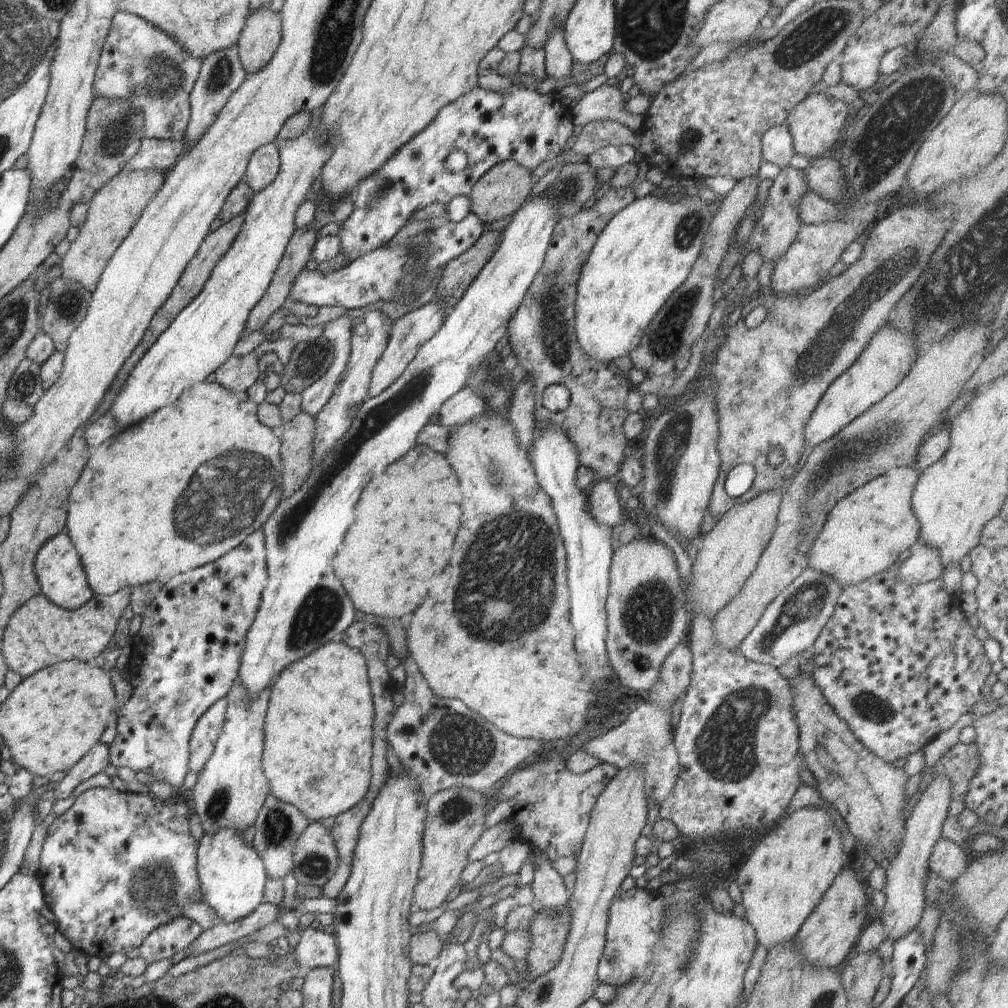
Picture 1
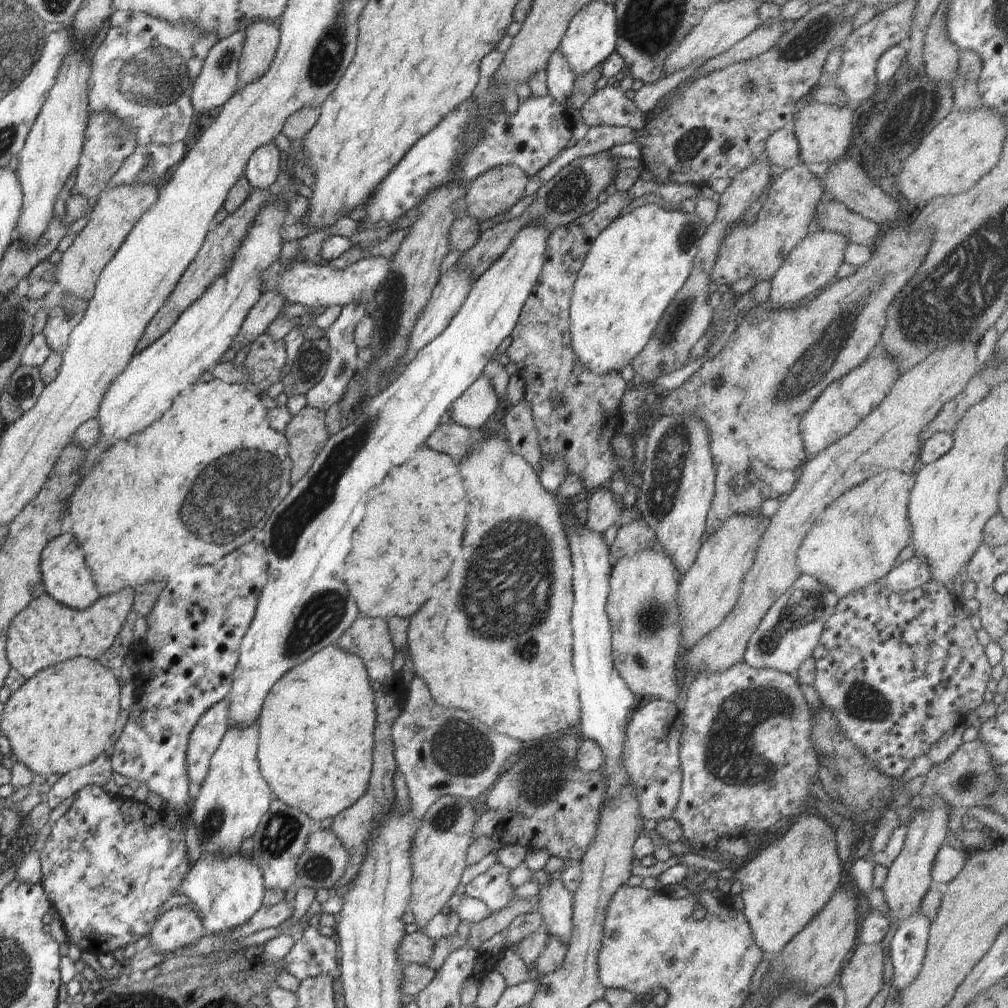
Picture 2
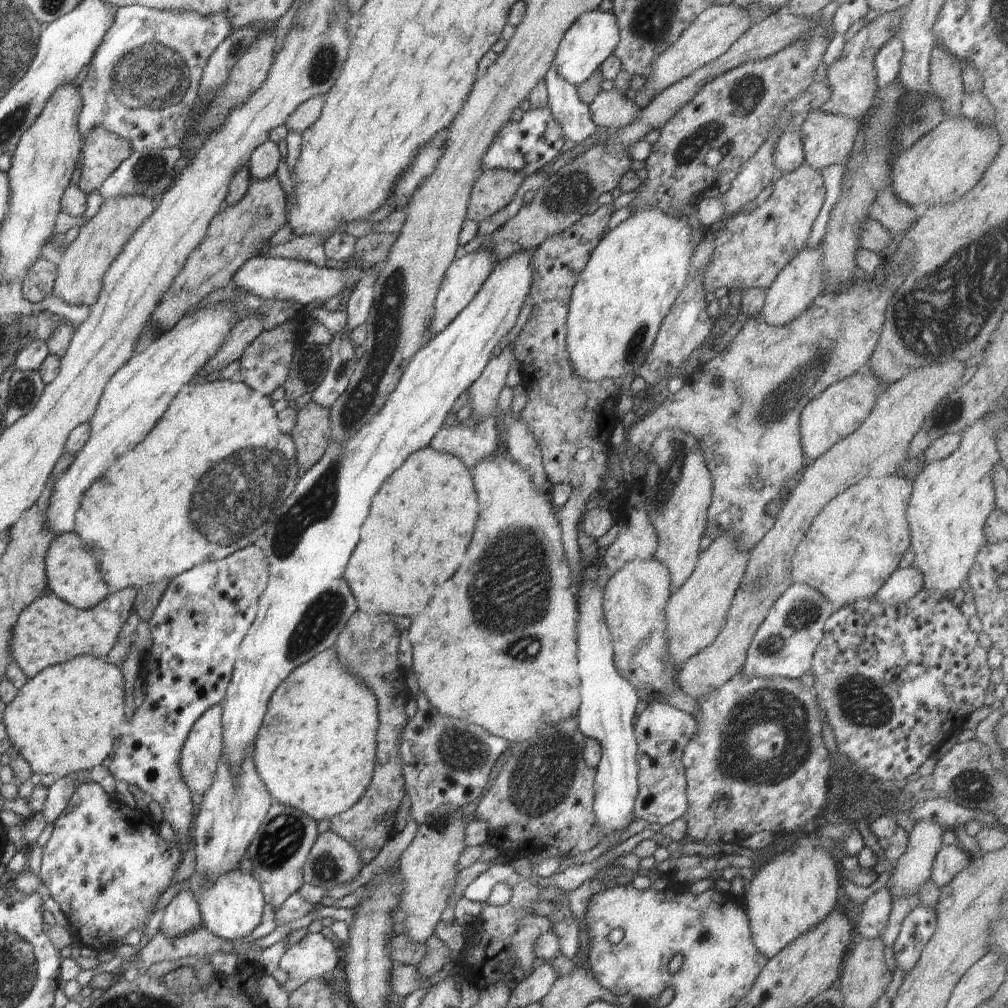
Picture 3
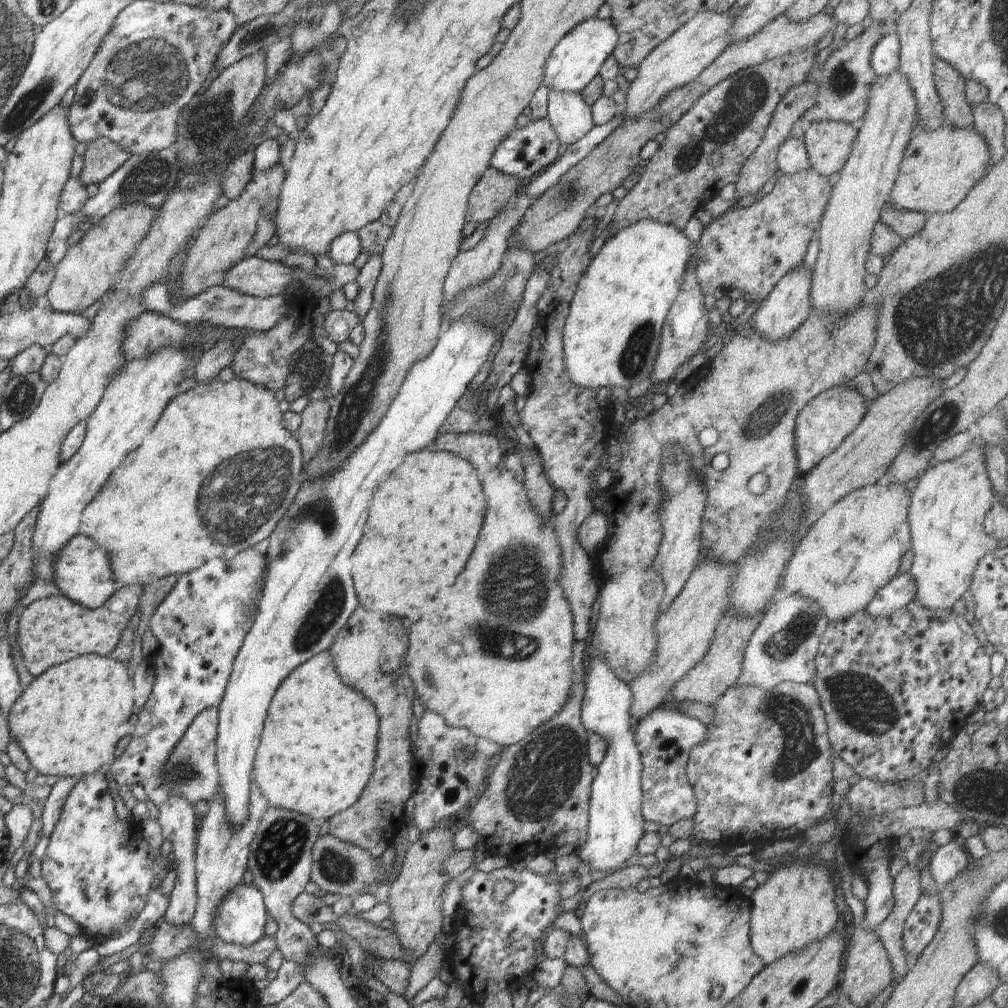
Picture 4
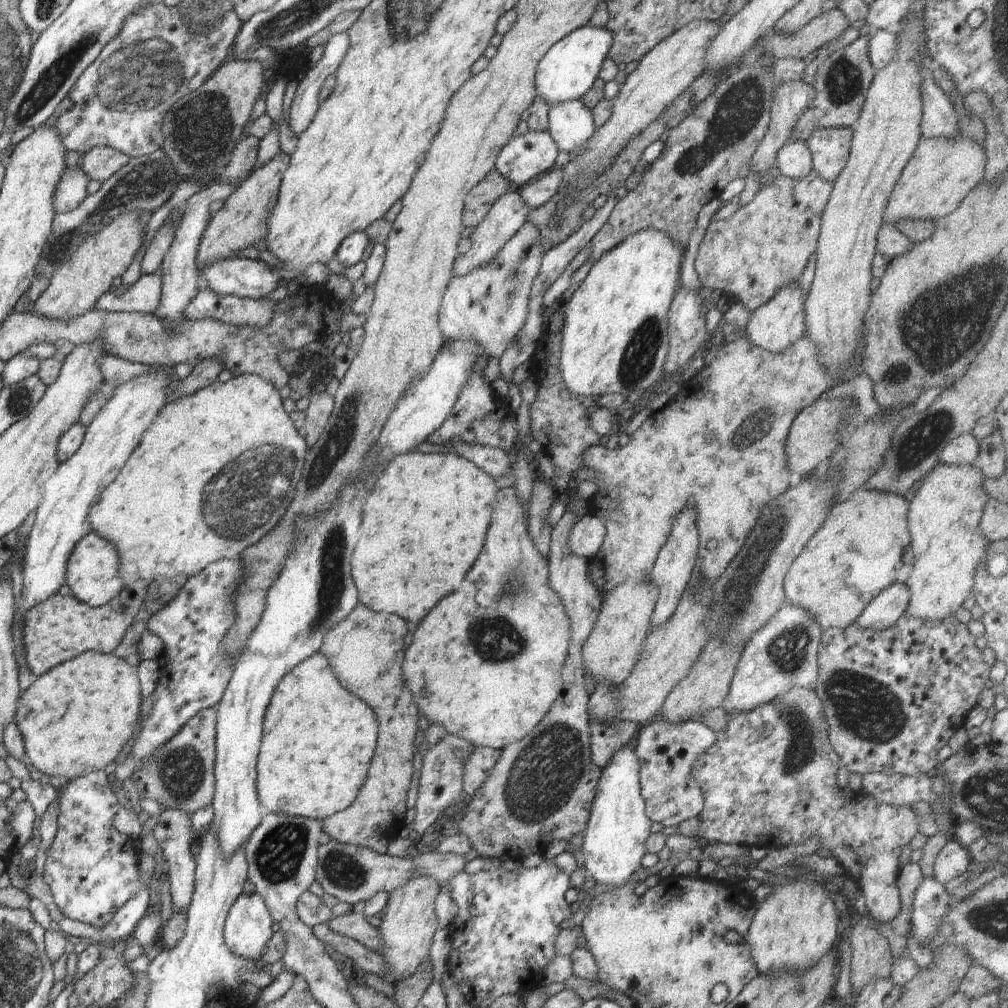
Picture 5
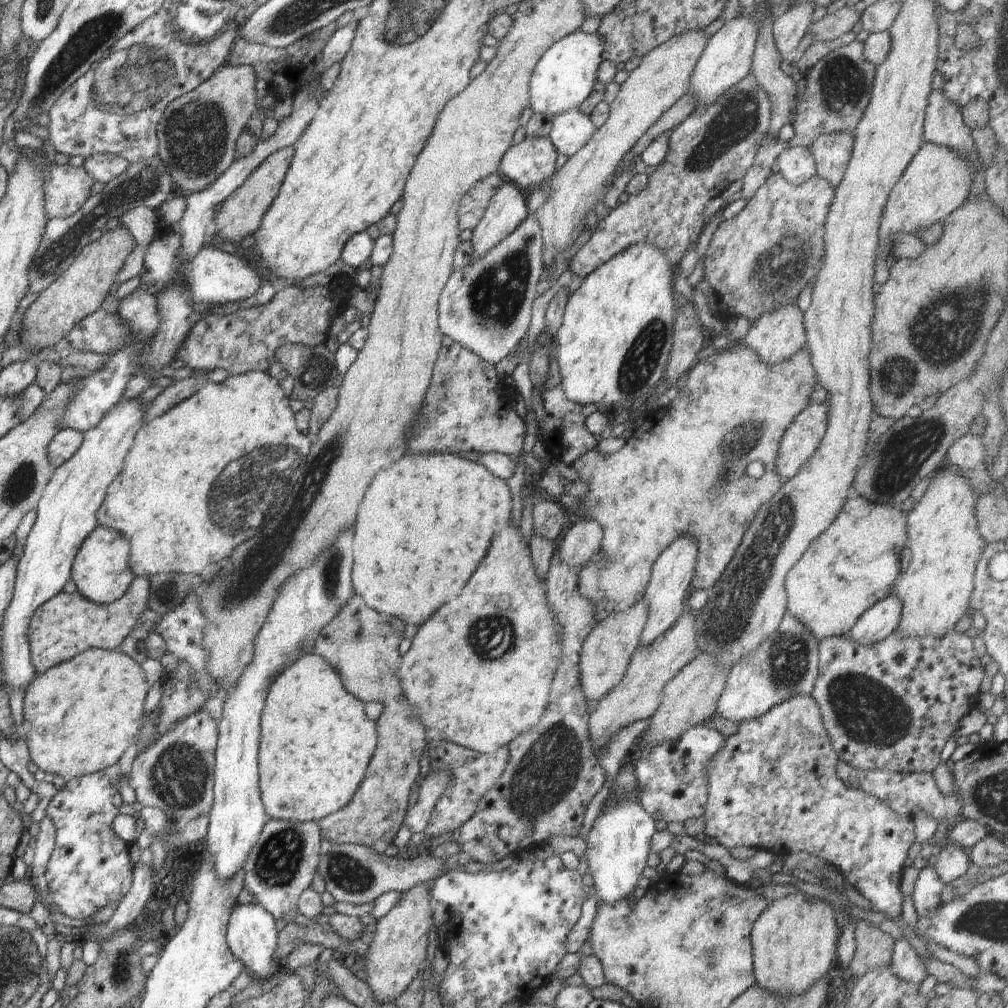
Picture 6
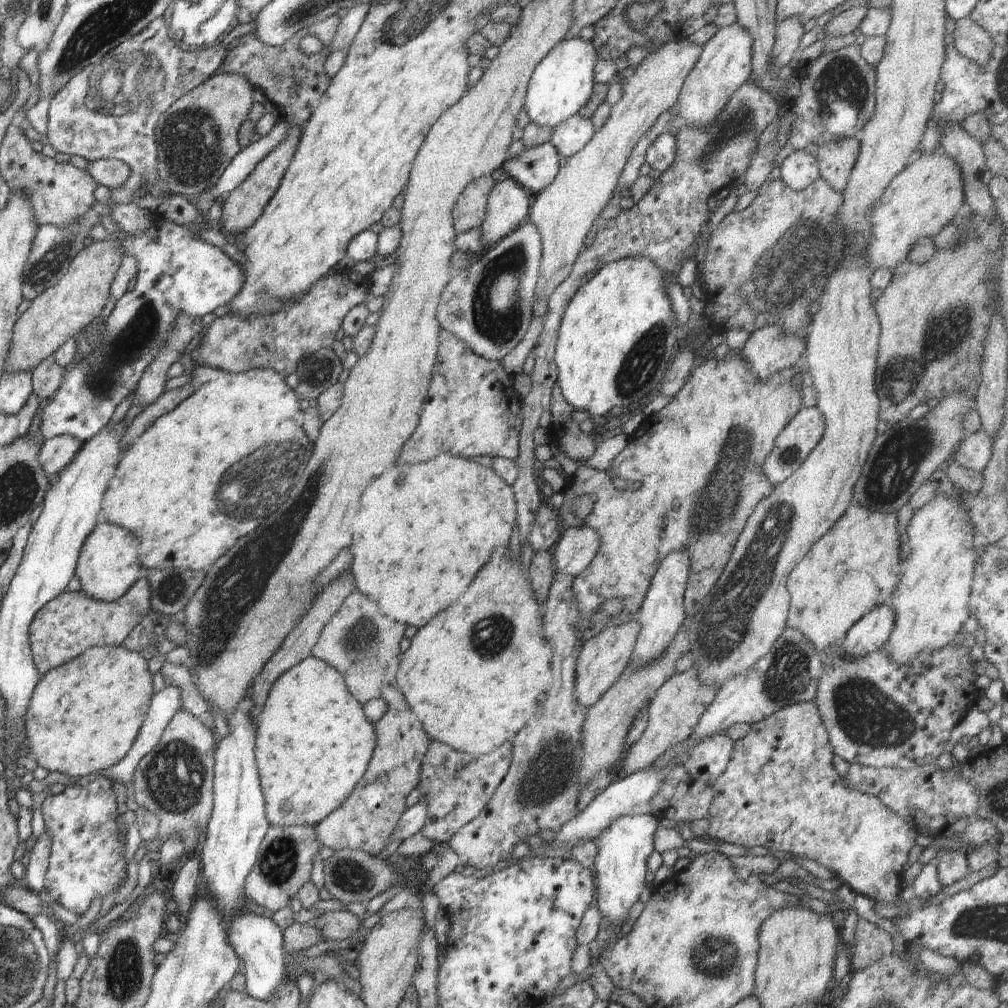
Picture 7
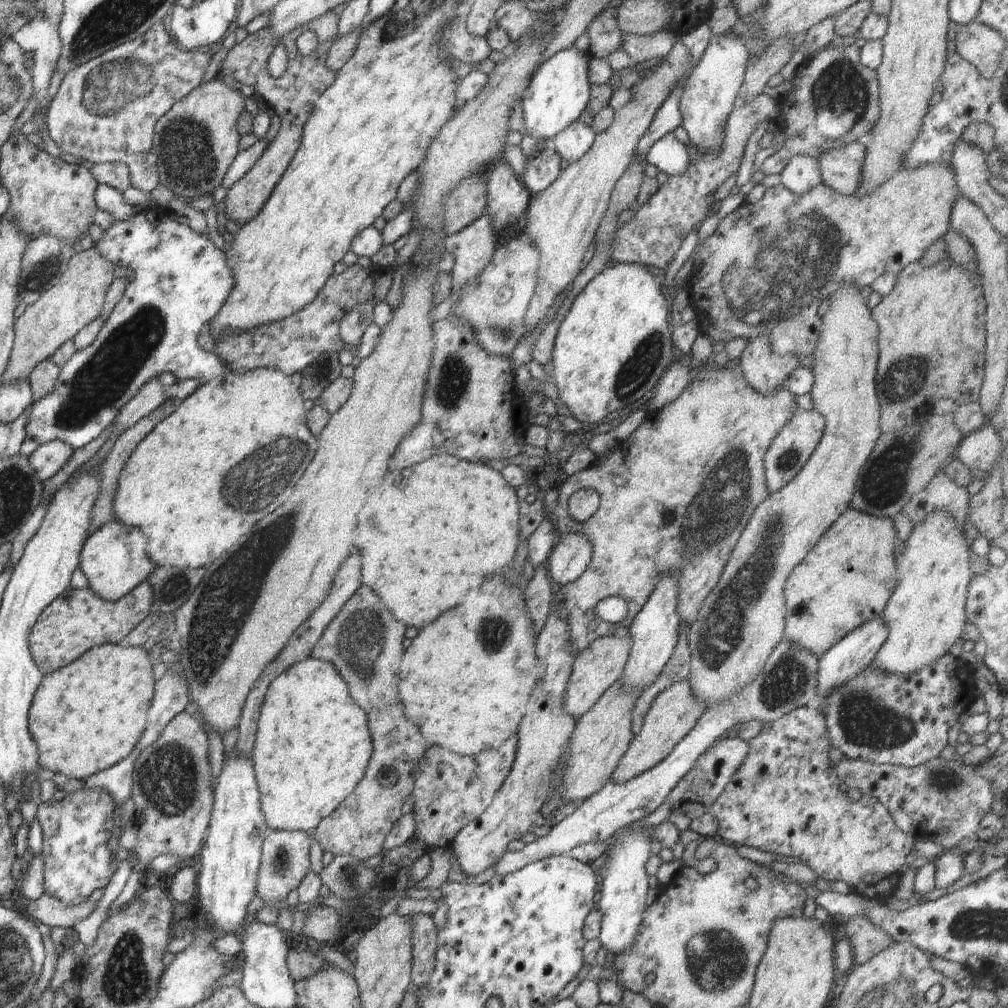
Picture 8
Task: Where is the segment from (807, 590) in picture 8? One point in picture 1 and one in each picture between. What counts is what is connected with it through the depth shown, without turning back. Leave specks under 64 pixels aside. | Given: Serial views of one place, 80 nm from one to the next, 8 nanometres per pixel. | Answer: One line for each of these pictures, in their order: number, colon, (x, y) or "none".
1: (866, 531)
2: (856, 541)
3: (853, 546)
4: (854, 549)
5: (856, 554)
6: (855, 563)
7: (854, 568)

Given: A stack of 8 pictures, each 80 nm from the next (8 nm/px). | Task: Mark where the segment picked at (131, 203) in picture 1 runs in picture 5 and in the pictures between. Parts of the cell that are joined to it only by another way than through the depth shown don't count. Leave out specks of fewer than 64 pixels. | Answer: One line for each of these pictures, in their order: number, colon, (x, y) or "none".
2: (117, 210)
3: (80, 273)
4: (84, 276)
5: (100, 262)

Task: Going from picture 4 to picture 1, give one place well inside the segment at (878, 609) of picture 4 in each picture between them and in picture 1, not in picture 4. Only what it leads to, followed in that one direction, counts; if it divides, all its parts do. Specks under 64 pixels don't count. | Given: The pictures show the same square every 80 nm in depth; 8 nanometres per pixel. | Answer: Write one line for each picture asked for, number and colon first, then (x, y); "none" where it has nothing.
1: (924, 564)
2: (911, 574)
3: (905, 583)

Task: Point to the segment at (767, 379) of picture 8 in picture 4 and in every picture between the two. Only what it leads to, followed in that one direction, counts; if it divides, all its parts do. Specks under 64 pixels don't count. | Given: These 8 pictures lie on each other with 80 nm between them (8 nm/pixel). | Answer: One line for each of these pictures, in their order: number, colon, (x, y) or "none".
4: (788, 305)
5: (774, 326)
6: (777, 336)
7: (768, 350)

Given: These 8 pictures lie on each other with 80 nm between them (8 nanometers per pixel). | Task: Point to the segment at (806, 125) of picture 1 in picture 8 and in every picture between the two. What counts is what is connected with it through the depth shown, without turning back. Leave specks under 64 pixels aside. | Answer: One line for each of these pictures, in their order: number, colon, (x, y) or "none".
2: (824, 132)
3: (827, 139)
4: (828, 143)
5: (830, 147)
6: (831, 152)
7: (835, 159)
8: (841, 168)

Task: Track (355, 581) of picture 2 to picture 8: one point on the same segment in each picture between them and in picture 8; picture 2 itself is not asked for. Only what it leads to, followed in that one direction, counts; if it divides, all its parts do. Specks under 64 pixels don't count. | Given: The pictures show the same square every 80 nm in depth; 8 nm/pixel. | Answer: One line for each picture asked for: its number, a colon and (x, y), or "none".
3: (420, 522)
4: (423, 522)
5: (424, 523)
6: (426, 521)
7: (424, 529)
8: (446, 516)

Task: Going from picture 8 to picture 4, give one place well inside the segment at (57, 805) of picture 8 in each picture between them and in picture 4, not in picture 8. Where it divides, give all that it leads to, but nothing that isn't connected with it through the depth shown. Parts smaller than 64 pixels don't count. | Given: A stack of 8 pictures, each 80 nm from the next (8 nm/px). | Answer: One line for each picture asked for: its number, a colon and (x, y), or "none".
4: (100, 869)
5: (92, 870)
6: (89, 868)
7: (87, 860)

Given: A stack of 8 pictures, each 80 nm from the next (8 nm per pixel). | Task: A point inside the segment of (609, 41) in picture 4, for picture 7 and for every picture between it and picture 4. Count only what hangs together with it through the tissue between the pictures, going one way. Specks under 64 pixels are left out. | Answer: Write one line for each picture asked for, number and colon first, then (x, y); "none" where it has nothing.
5: (569, 69)
6: (565, 76)
7: (561, 85)

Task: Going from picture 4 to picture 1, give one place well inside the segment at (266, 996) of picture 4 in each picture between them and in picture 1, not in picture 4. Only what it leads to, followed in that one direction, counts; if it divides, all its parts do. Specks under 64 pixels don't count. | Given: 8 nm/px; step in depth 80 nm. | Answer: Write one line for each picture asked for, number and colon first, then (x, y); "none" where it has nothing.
1: (317, 949)
2: (314, 954)
3: (312, 959)

